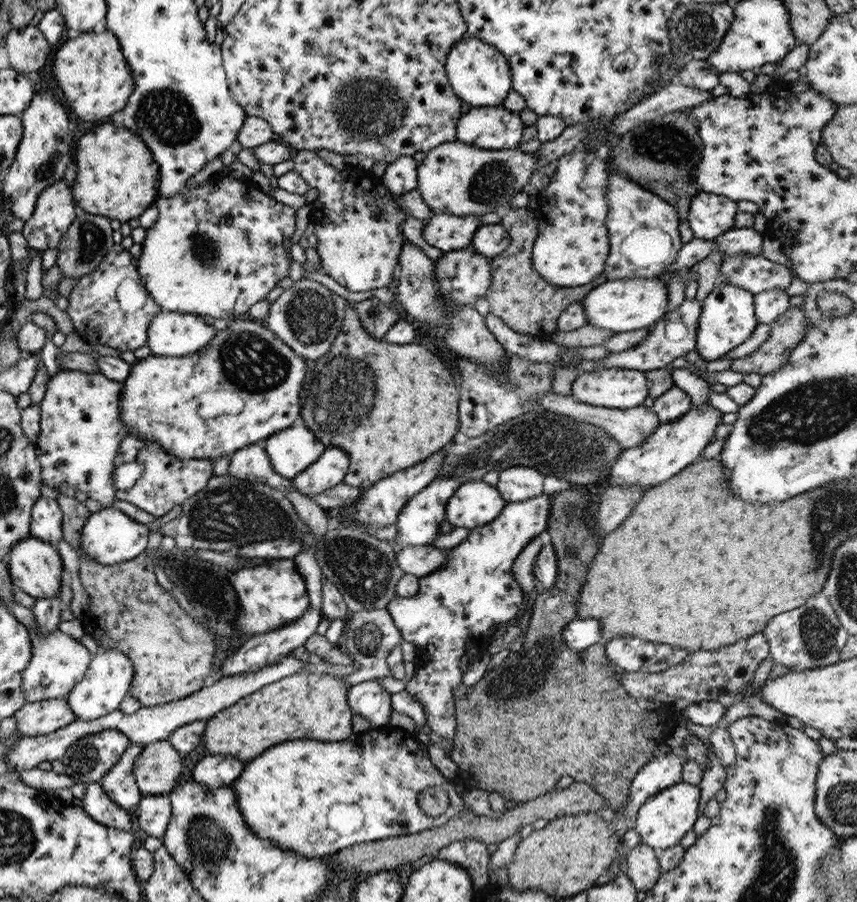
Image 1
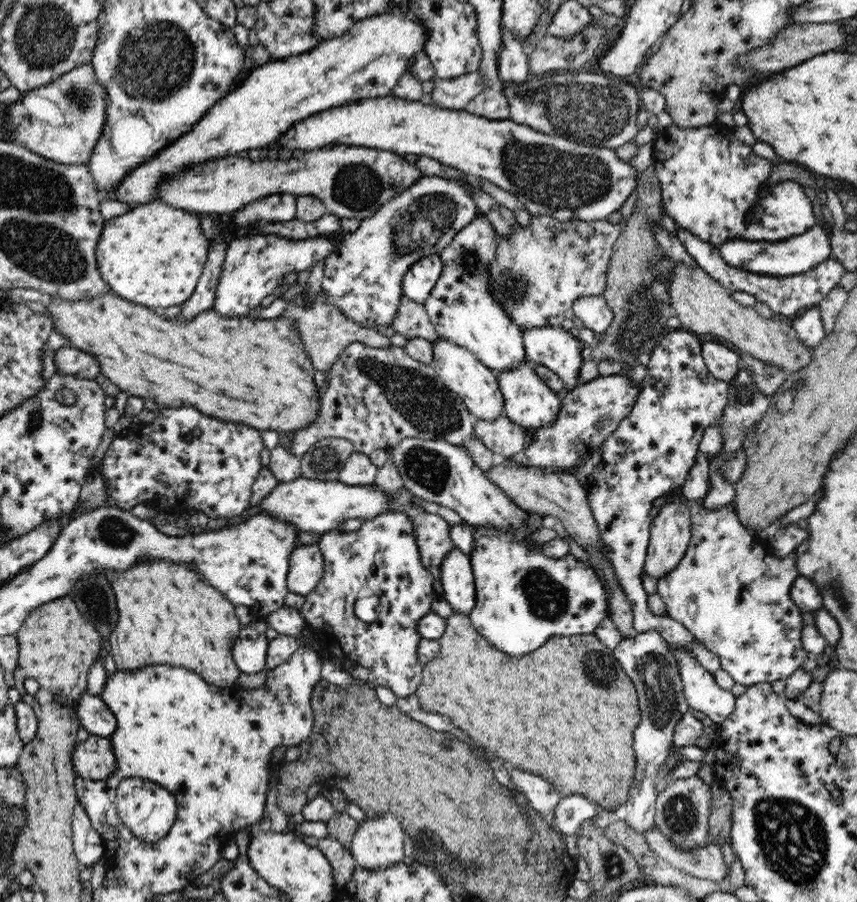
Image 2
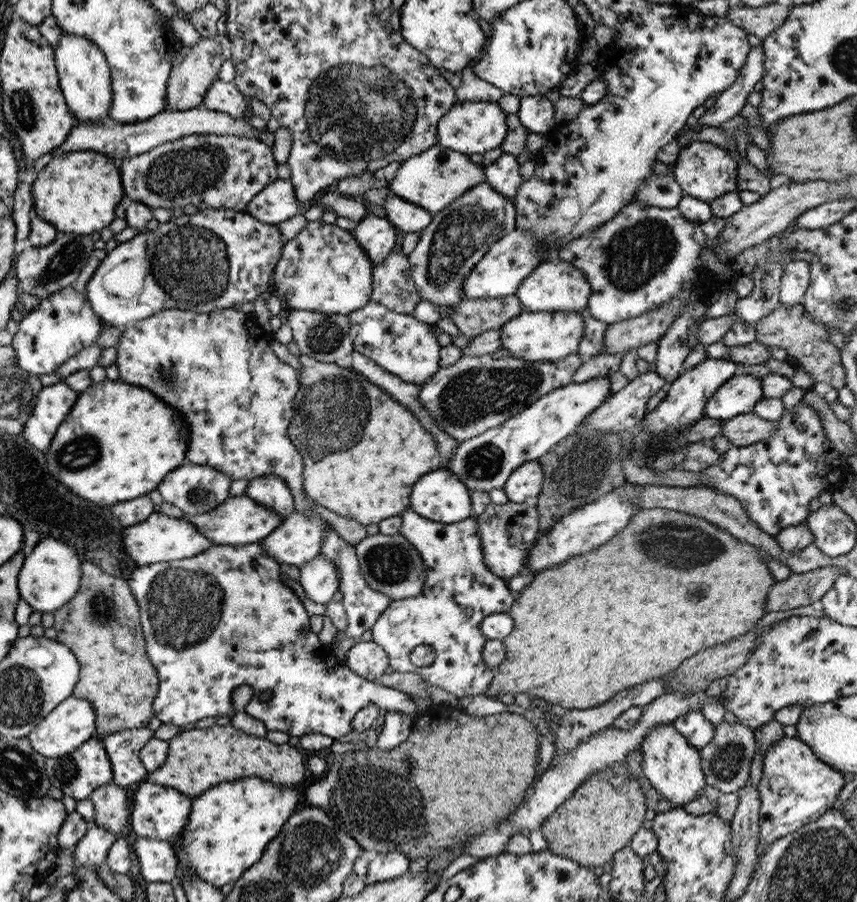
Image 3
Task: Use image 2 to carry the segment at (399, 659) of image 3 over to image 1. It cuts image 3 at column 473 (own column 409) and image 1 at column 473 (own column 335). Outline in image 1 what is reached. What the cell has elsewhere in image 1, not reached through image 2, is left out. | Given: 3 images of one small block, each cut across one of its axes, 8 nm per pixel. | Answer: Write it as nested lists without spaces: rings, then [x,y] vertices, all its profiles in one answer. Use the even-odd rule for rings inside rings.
[[[541,493],[521,502],[506,503],[491,522],[470,529],[465,540],[449,549],[447,562],[439,570],[433,570],[431,574],[425,574],[417,580],[417,594],[409,597],[395,595],[385,605],[385,609],[391,614],[393,625],[401,631],[401,640],[410,642],[416,648],[417,670],[413,673],[413,680],[405,682],[404,691],[410,694],[415,703],[422,704],[427,726],[447,744],[452,744],[455,737],[452,692],[461,684],[461,675],[466,666],[485,652],[491,641],[489,629],[516,616],[523,590],[513,580],[511,566],[514,558],[519,556],[521,548],[537,534],[545,532],[551,500],[553,493]]]

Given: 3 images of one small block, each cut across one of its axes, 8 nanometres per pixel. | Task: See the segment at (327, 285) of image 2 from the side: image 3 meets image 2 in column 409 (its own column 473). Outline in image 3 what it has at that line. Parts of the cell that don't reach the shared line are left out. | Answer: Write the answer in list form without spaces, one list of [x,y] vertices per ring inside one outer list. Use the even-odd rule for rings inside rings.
[[[485,180],[461,194],[443,211],[432,213],[432,220],[420,232],[408,255],[409,276],[421,301],[431,302],[441,318],[449,318],[453,308],[464,299],[461,289],[463,278],[474,270],[493,242],[514,230],[514,221],[512,202],[494,192]]]

